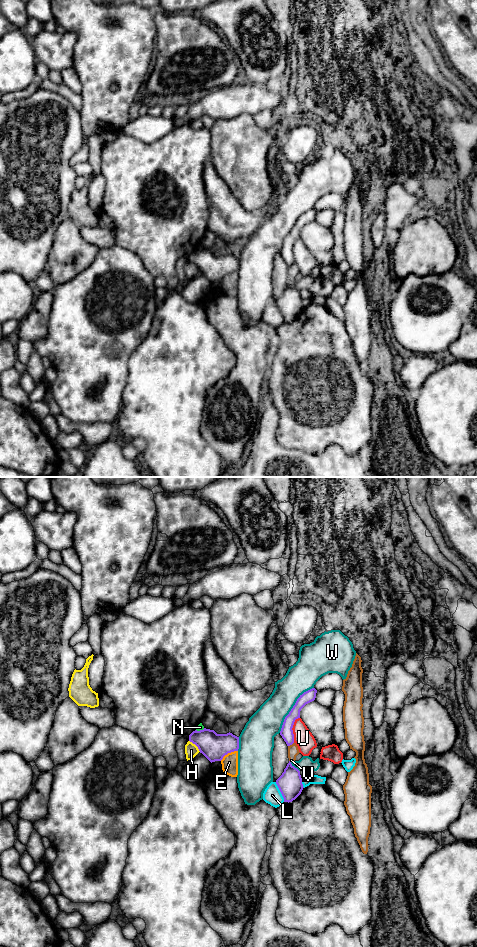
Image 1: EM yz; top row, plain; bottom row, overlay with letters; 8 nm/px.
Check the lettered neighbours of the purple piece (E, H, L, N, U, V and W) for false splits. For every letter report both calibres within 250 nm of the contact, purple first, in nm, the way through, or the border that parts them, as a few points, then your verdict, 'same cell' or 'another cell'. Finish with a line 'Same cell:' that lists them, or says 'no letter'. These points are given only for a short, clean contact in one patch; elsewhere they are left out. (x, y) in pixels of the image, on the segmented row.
E: calibres 220 and 130 nm; border yz (237, 750), (228, 752), (220, 760); another cell
H: calibres 220 and 110 nm; another cell
L: calibres 190 and 140 nm; another cell
N: calibres 220 and 50 nm; border yz (204, 728), (196, 730); another cell
U: calibres 100 and 150 nm; another cell
V: calibres 100 and 90 nm; another cell
W: calibres 100 and 240 nm; another cell
Same cell: no letter

